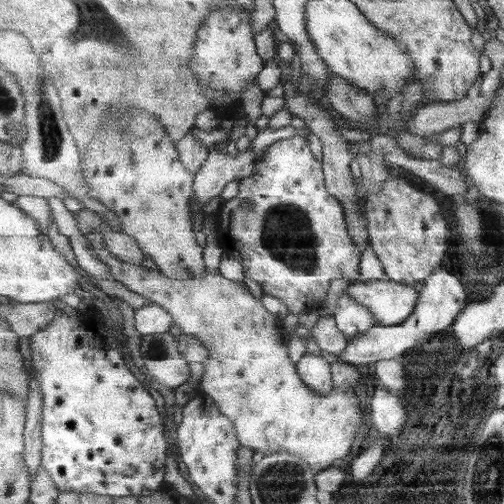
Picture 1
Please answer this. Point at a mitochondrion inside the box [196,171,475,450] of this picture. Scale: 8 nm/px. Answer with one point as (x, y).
(288, 235)

